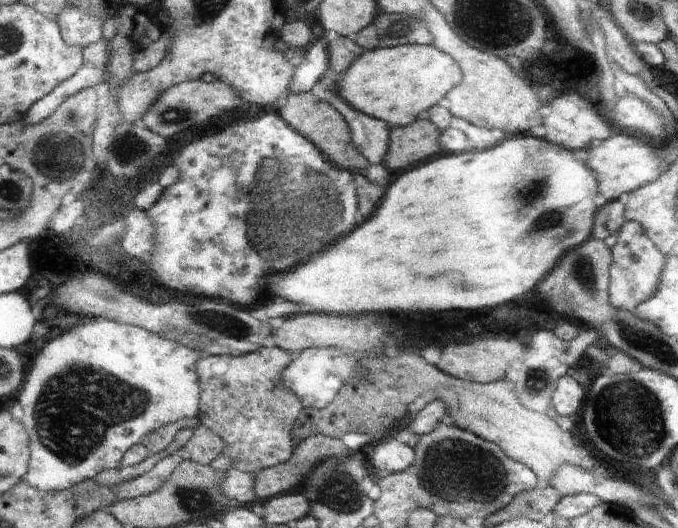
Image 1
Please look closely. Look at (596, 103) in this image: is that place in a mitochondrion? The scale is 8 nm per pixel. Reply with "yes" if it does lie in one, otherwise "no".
no

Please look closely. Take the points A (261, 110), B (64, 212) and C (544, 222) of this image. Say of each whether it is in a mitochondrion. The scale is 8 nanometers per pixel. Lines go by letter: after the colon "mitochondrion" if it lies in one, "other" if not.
A: other
B: other
C: mitochondrion

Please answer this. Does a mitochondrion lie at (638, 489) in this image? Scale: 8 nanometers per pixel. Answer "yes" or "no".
no

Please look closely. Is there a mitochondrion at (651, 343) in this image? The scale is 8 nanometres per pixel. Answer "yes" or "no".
yes

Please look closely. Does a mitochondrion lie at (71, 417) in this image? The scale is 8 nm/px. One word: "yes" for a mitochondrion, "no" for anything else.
yes

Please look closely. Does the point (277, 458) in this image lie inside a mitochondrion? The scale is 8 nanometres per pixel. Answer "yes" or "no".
no

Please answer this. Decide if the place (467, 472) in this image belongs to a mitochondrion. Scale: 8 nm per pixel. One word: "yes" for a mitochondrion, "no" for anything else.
yes

